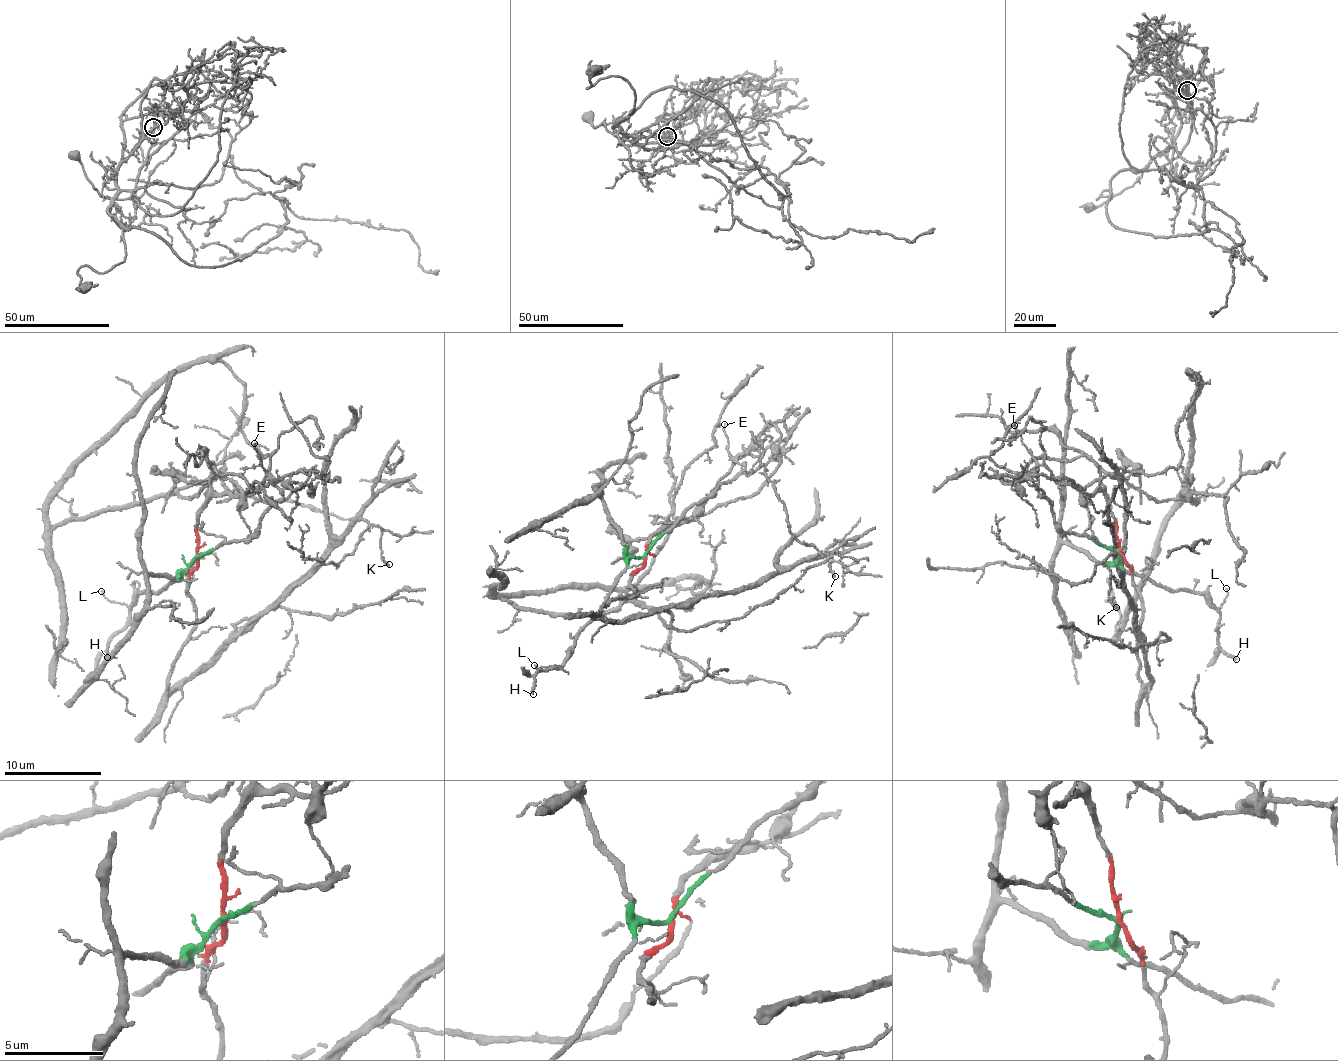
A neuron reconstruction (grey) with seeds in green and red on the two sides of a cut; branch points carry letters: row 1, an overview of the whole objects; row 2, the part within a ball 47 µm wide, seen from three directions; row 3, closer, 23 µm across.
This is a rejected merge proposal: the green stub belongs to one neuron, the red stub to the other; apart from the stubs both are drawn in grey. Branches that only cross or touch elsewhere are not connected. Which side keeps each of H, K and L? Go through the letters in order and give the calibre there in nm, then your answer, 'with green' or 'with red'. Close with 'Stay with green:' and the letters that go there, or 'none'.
H: 220 nm thick; with green
K: 110 nm thick; with red
L: 90 nm thick; with green
Stay with green: H, L

